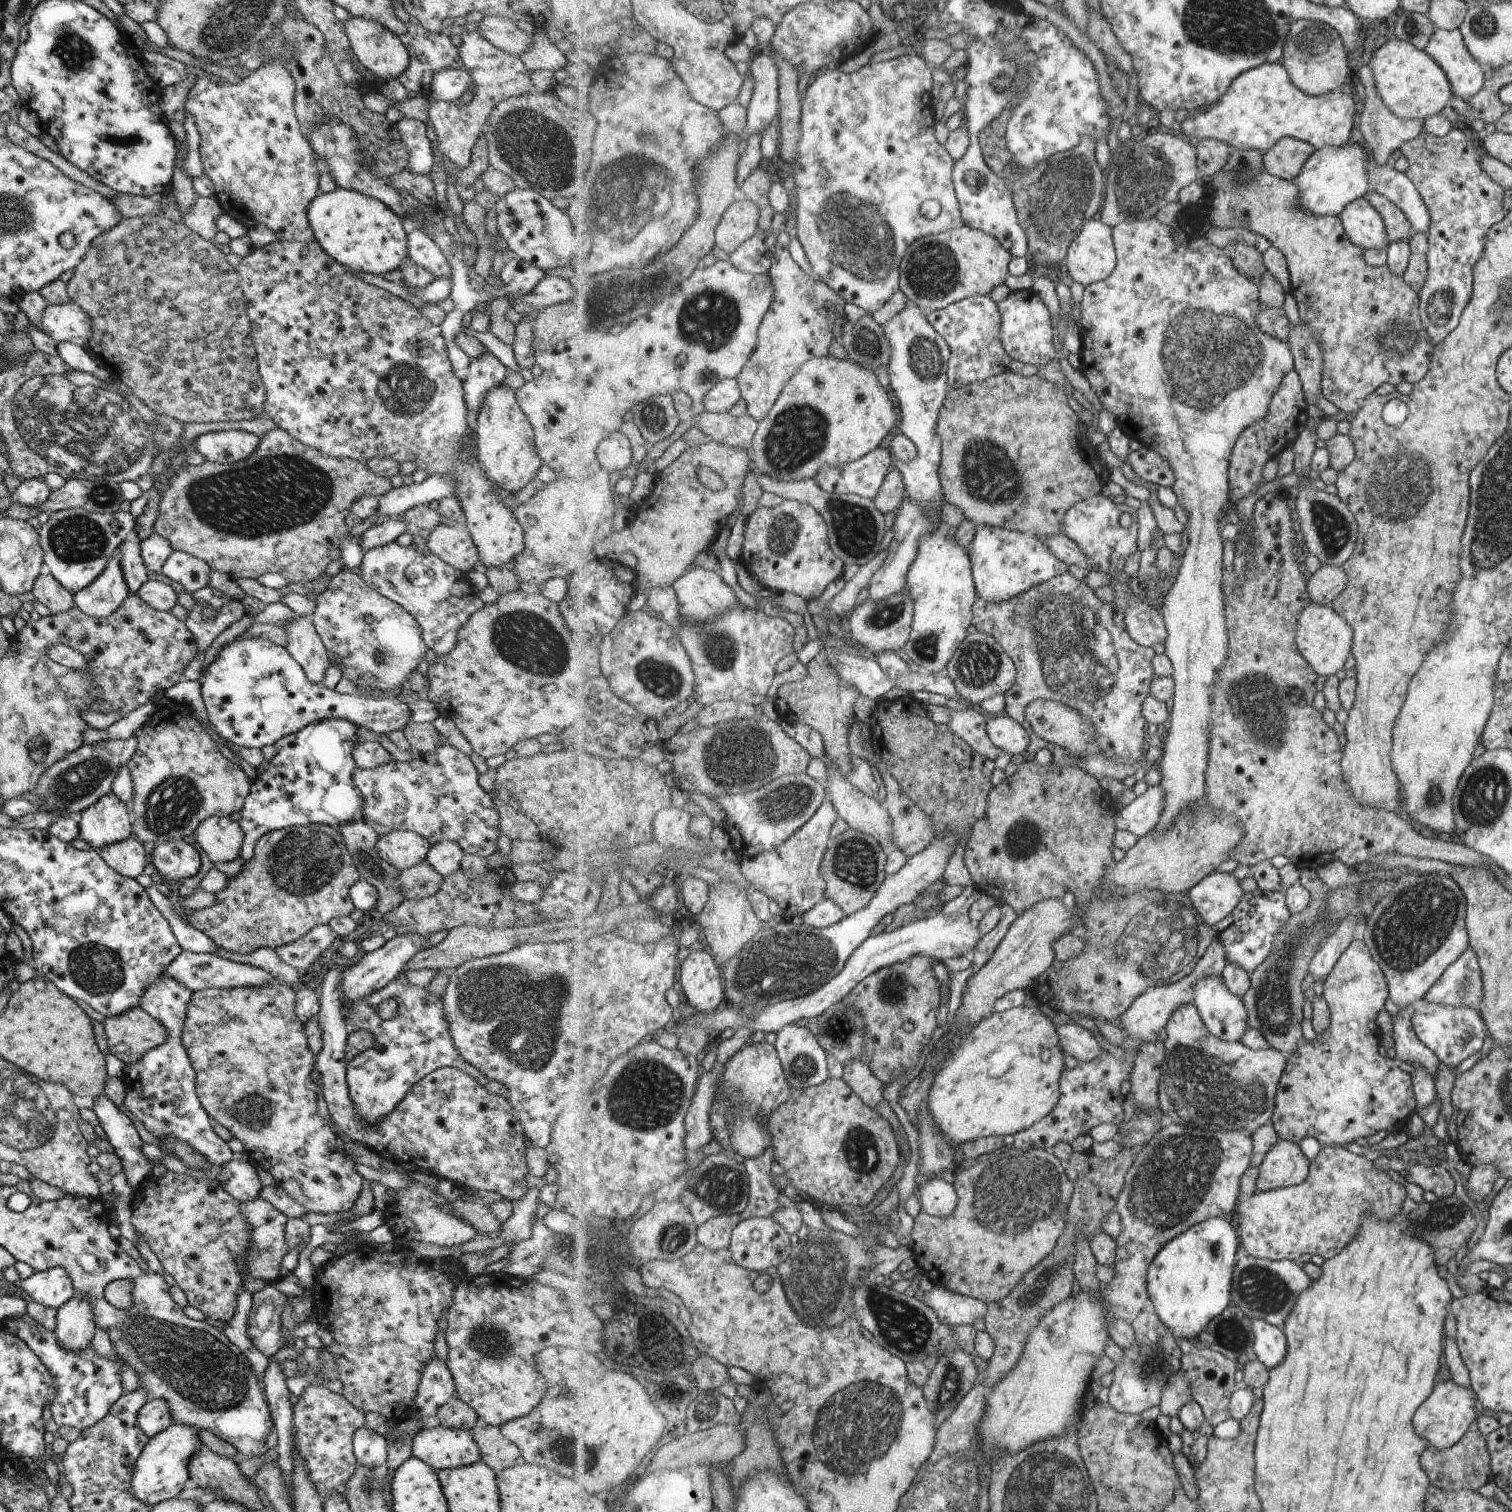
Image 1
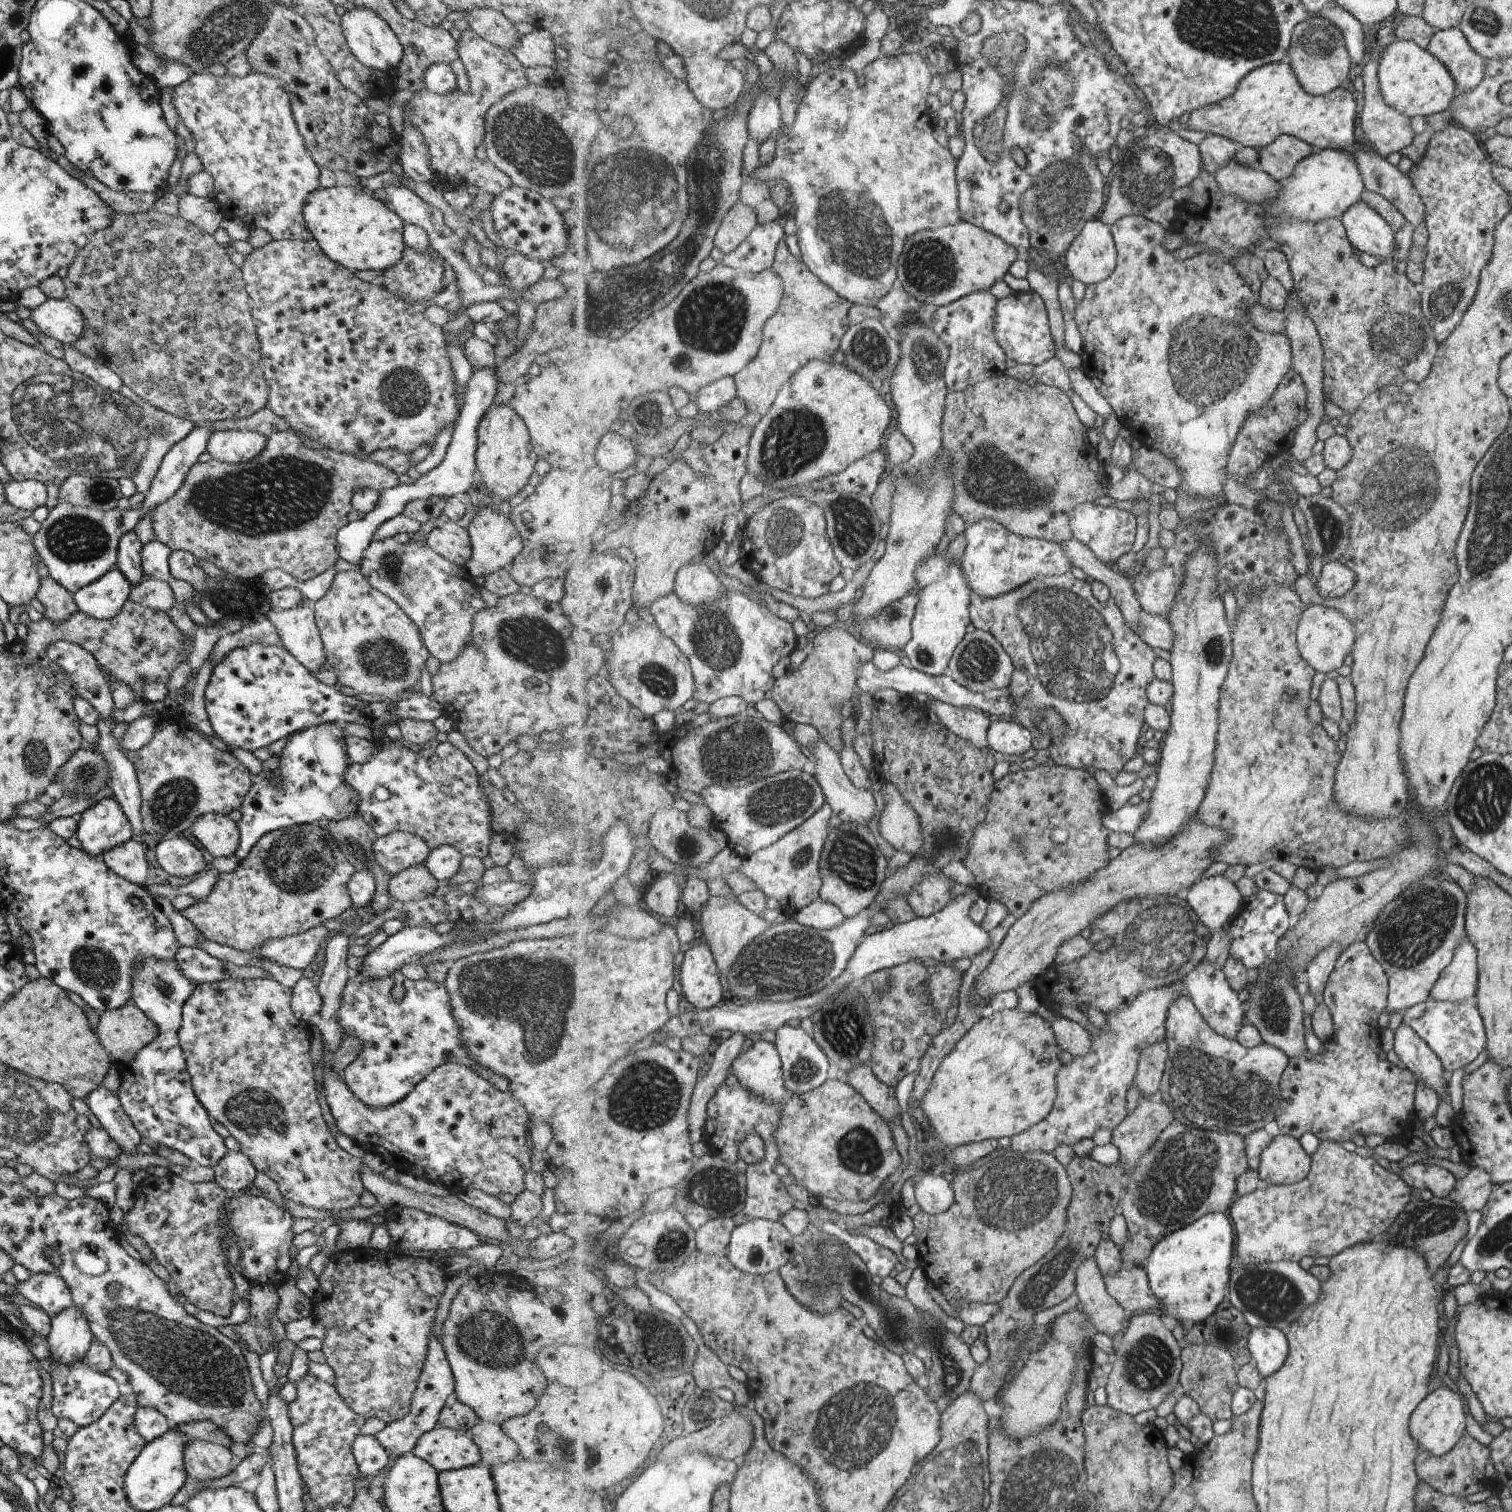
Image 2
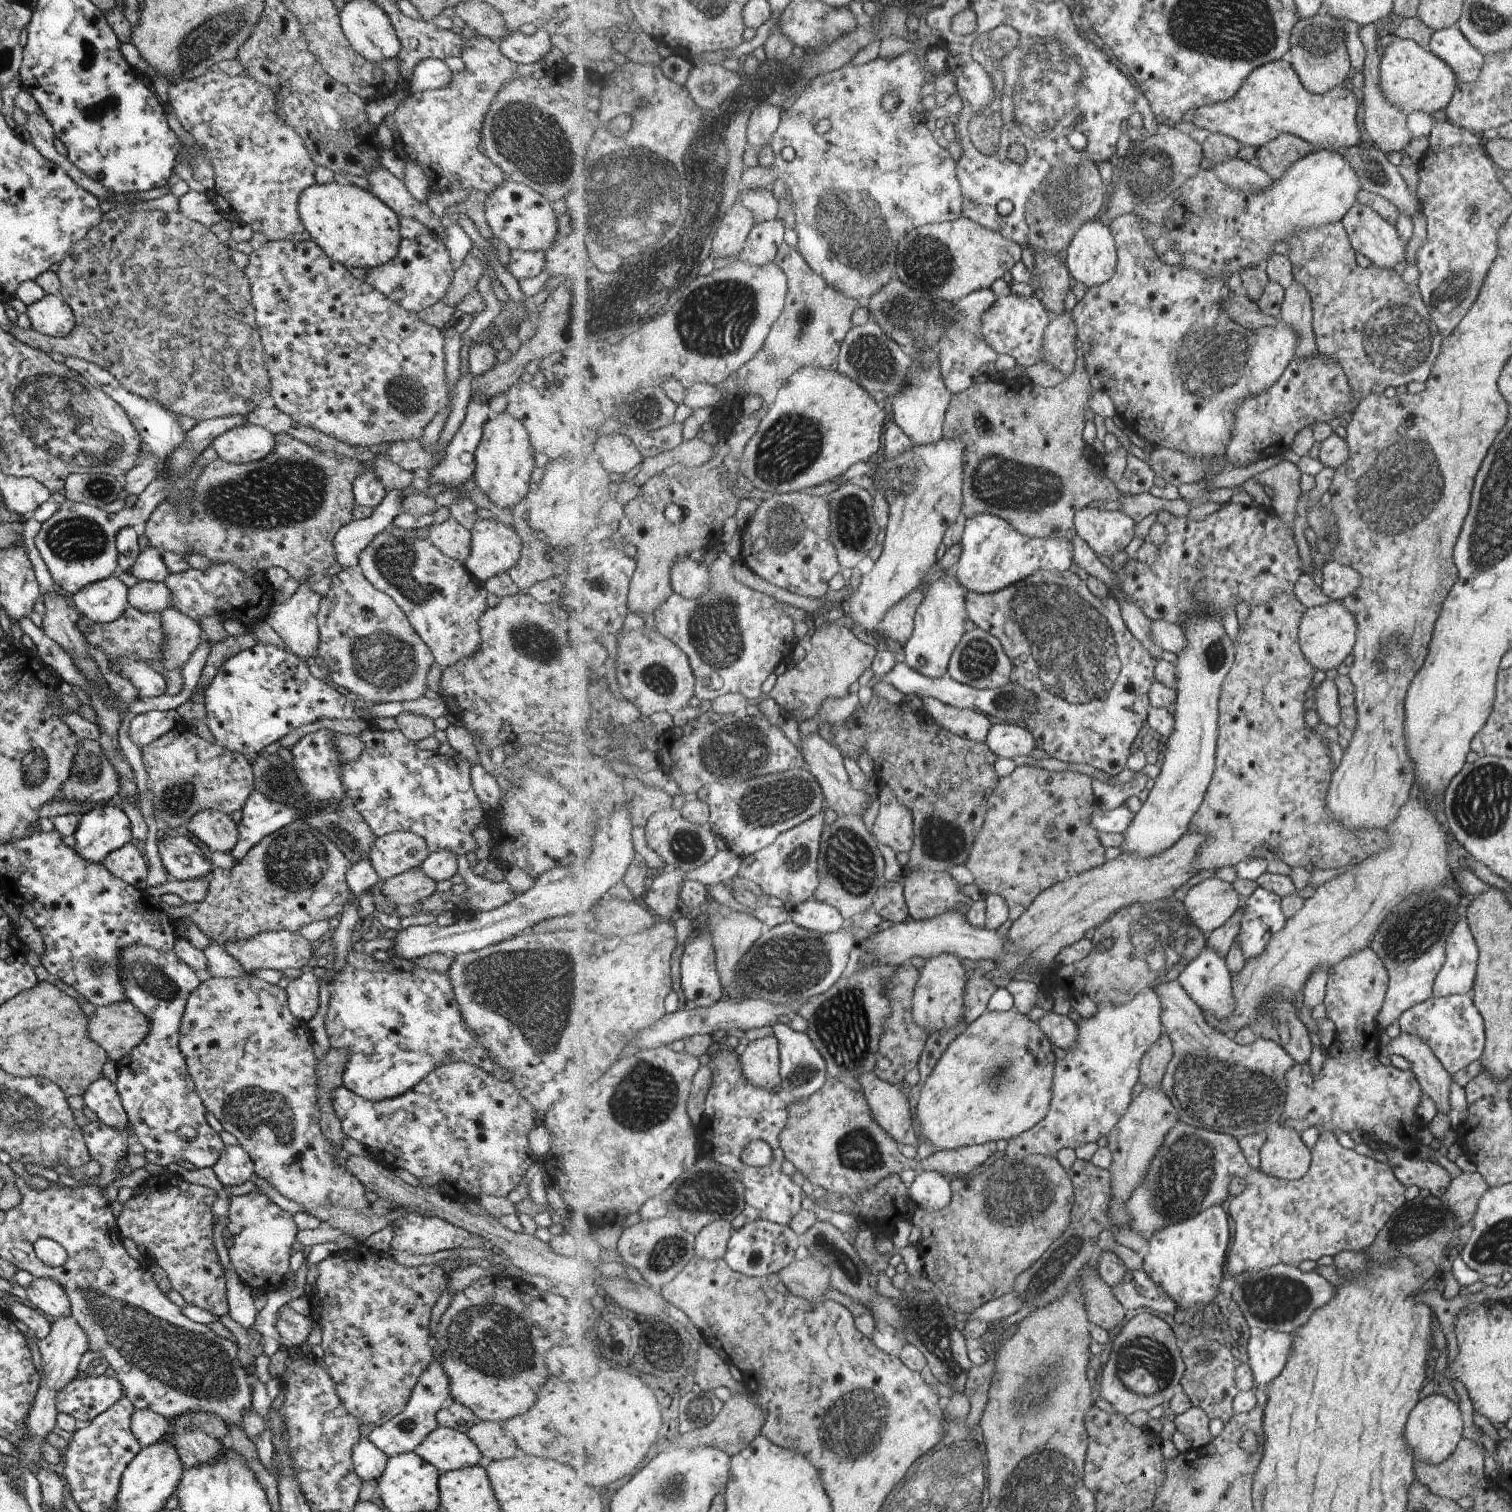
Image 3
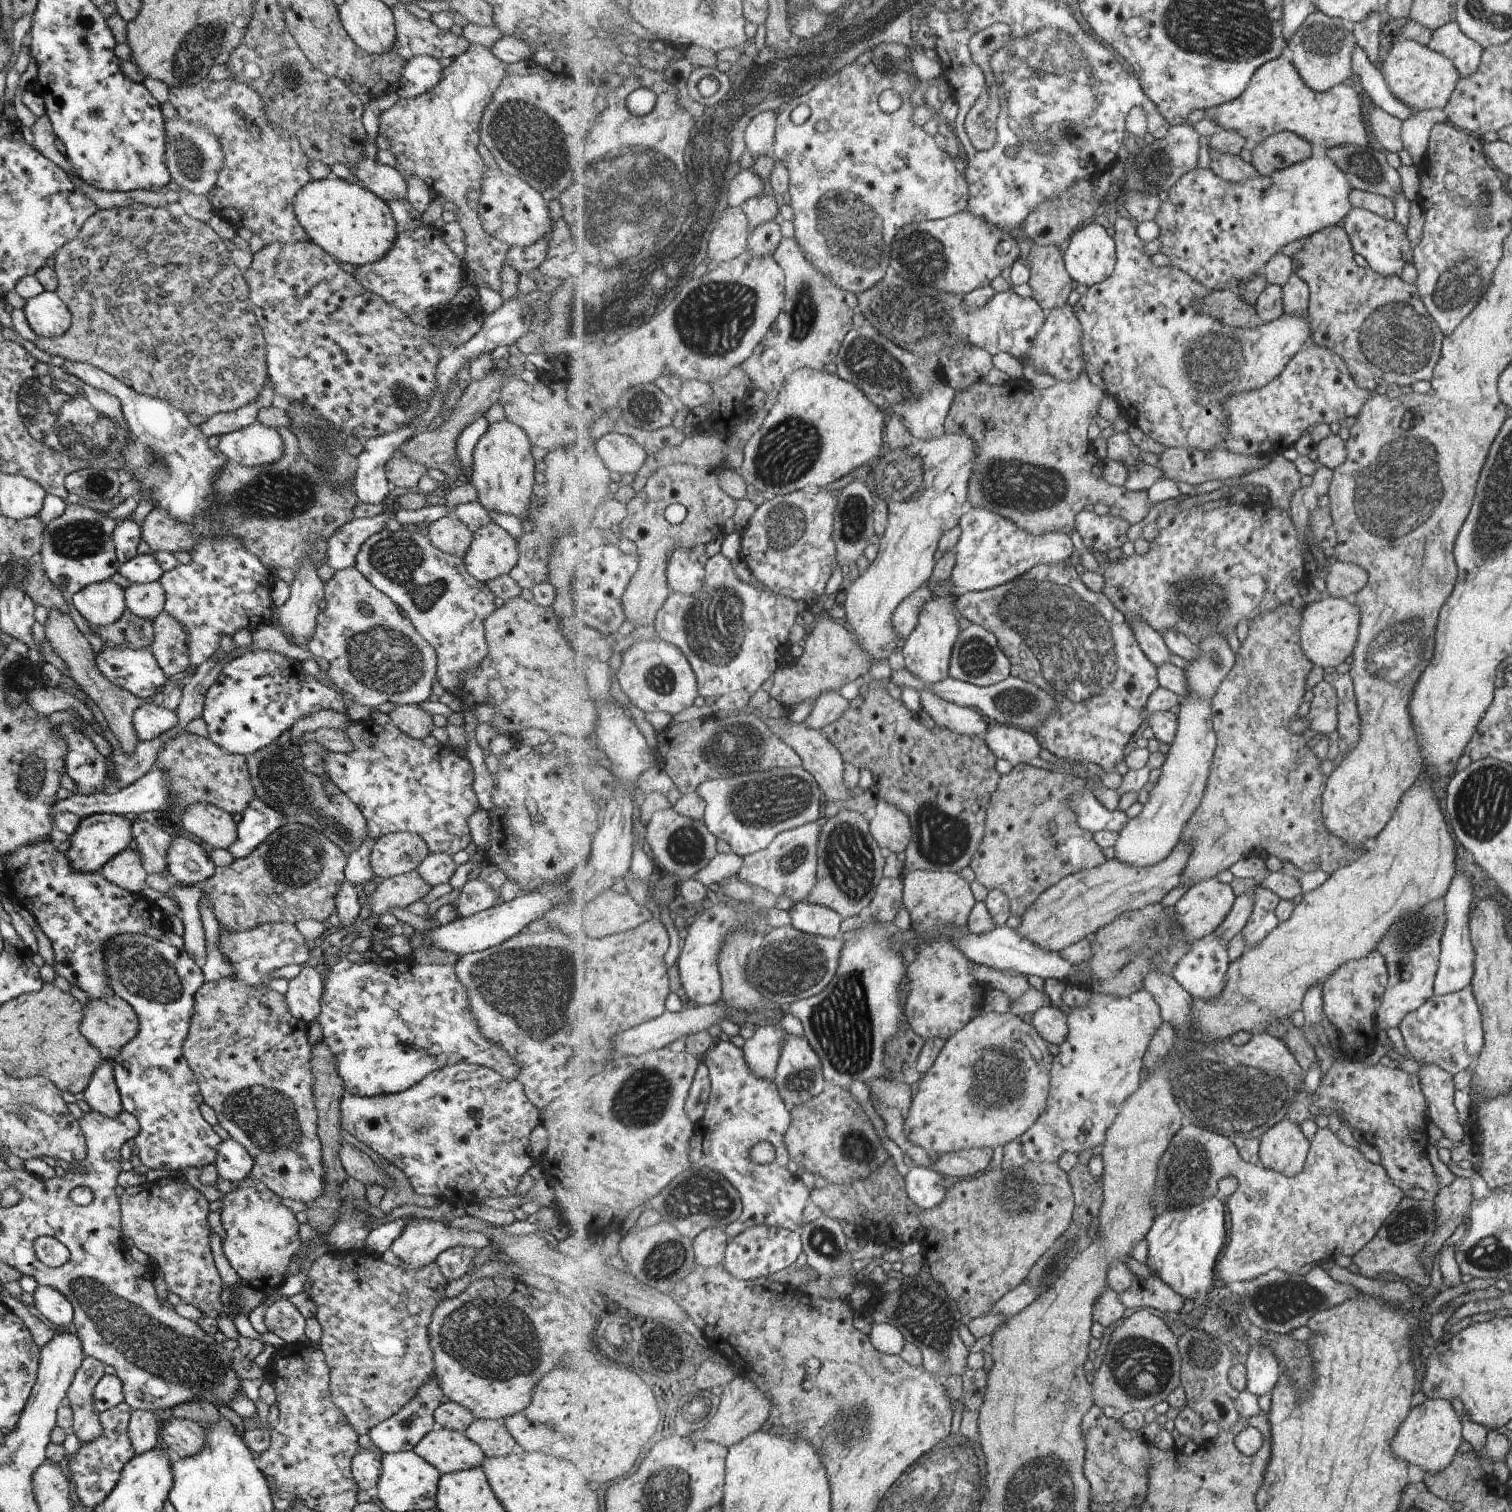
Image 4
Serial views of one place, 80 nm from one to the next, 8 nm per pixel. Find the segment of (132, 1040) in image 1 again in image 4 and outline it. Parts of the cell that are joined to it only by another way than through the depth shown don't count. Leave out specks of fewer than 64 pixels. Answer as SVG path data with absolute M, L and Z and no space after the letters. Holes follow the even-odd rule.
M114 994L103 996L103 998L88 998L82 1004L81 1021L79 1022L79 1033L98 1052L102 1060L113 1059L113 1056L121 1050L123 1044L127 1044L137 1034L137 1018L131 1006Z

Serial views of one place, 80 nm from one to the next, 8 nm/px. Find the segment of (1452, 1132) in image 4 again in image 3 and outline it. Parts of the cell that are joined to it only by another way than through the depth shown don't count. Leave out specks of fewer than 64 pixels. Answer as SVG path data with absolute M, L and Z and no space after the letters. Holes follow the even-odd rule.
M1401 1032L1389 1044L1380 1046L1377 1058L1387 1057L1389 1054L1408 1059L1410 1069L1419 1080L1420 1090L1435 1104L1436 1114L1441 1112L1447 1116L1450 1110L1449 1087L1453 1082L1452 1076L1441 1067L1425 1042L1419 1042L1419 1038L1415 1038L1413 1034Z

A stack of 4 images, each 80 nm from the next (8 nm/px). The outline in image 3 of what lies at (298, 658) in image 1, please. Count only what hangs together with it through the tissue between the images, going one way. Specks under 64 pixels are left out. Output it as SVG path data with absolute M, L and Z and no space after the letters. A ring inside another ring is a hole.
M314 578L297 582L295 590L289 598L272 605L261 615L261 619L281 638L285 648L306 663L317 661L315 648L317 648L319 641L316 615L321 596L310 590L309 582L311 580Z

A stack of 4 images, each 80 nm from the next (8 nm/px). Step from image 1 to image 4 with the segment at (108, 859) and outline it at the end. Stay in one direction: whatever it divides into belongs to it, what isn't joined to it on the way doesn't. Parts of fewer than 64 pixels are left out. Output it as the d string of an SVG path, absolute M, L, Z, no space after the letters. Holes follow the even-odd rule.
M128 847L107 860L99 872L107 882L131 893L141 893L146 885L146 874L141 867L140 856Z

